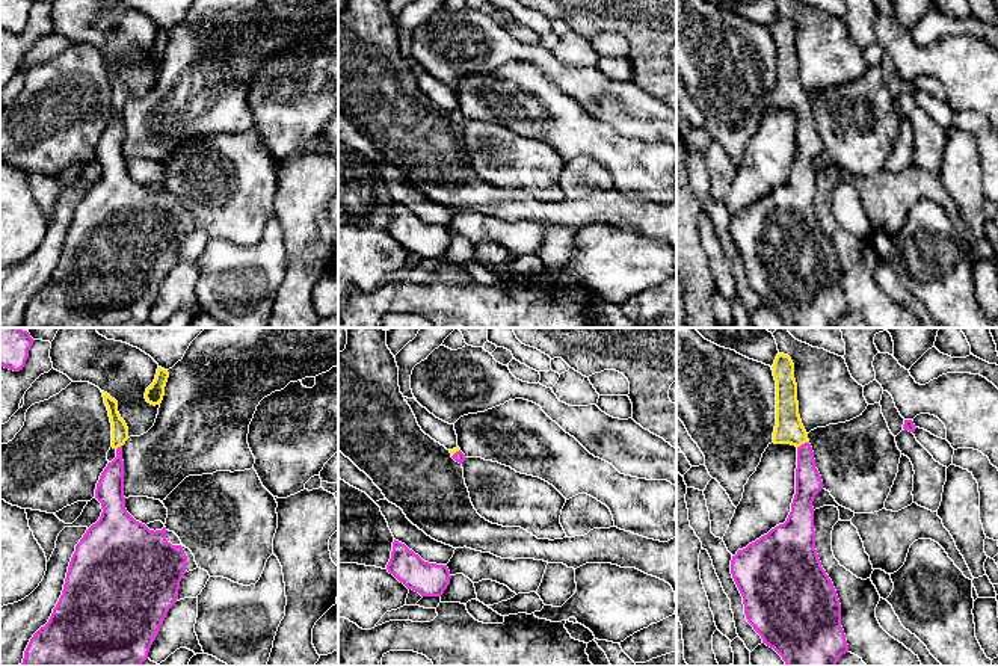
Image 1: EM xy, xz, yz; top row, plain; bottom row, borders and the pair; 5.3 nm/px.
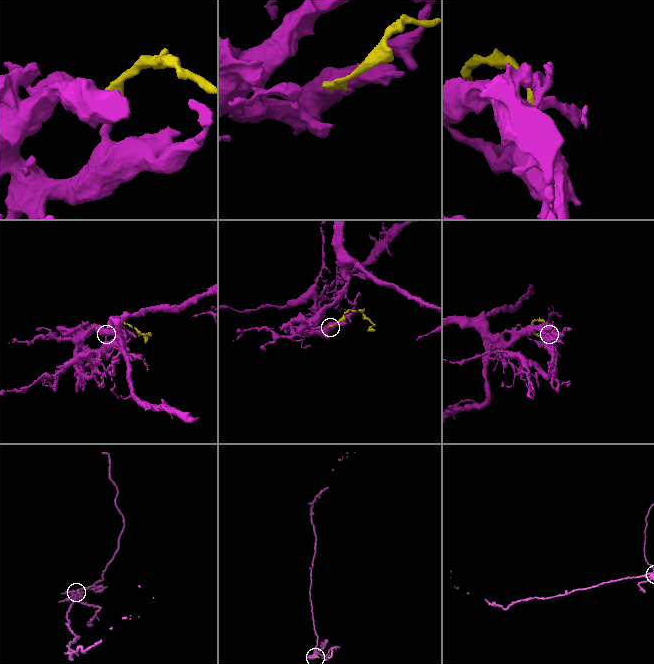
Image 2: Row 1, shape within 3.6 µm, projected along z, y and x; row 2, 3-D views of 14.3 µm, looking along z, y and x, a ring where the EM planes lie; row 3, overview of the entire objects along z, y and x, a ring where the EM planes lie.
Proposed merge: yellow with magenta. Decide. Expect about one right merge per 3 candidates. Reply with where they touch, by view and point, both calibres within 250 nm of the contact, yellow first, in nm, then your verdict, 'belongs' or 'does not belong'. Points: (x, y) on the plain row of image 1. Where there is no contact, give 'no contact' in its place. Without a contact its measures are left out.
meets yellow in yz at (802, 104); 150 nm thick on the yellow side, 140 nm on the other; belongs

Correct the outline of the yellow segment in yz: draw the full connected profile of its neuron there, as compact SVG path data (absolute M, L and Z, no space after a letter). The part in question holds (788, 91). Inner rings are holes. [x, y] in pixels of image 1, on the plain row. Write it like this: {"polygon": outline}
{"polygon": "M778 15L772 32L776 42L773 104L797 109L796 156L784 186L732 217L731 236L743 258L747 284L787 328L836 328L838 320L849 314L849 307L841 288L836 252L815 211L812 163L823 151L823 142L799 77L794 26L788 17Z"}

